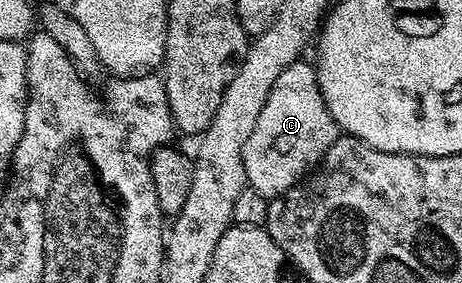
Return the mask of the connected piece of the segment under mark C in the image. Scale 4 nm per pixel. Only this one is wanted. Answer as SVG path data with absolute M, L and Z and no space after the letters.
M294 63L278 74L278 82L274 82L258 122L254 122L254 134L244 147L248 187L269 198L282 196L300 183L342 135L320 93L315 67L304 63Z

